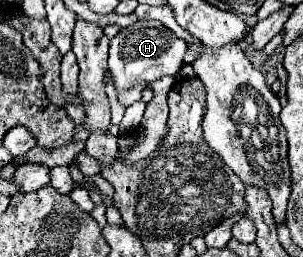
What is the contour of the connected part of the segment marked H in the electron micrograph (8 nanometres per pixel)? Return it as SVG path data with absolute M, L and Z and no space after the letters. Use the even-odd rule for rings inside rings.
M136 21L132 27L122 29L112 41L110 41L110 57L108 67L112 73L114 87L118 91L132 89L140 83L152 83L164 75L176 75L182 67L182 59L186 53L186 43L178 39L168 27L164 27L160 21Z

